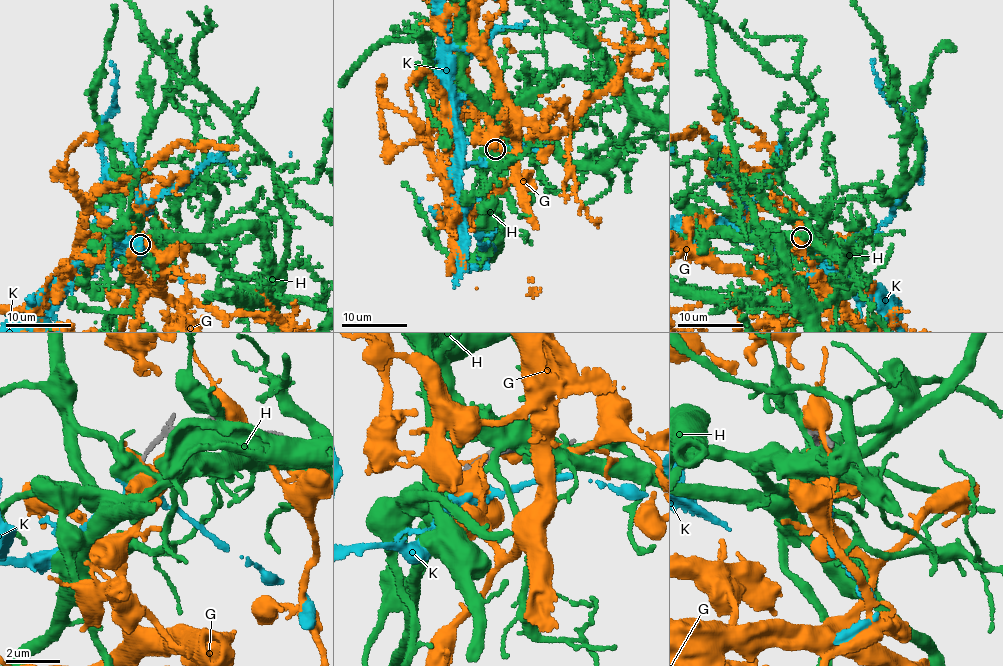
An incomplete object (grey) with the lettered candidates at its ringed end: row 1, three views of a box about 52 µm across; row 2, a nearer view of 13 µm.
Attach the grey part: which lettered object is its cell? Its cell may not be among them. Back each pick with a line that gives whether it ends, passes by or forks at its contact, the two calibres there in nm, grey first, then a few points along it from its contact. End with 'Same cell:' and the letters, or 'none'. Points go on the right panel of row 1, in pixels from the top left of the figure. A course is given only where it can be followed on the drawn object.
K: It forks there. Thickness 160 nm (grey) against 240 nm
Same cell: K

